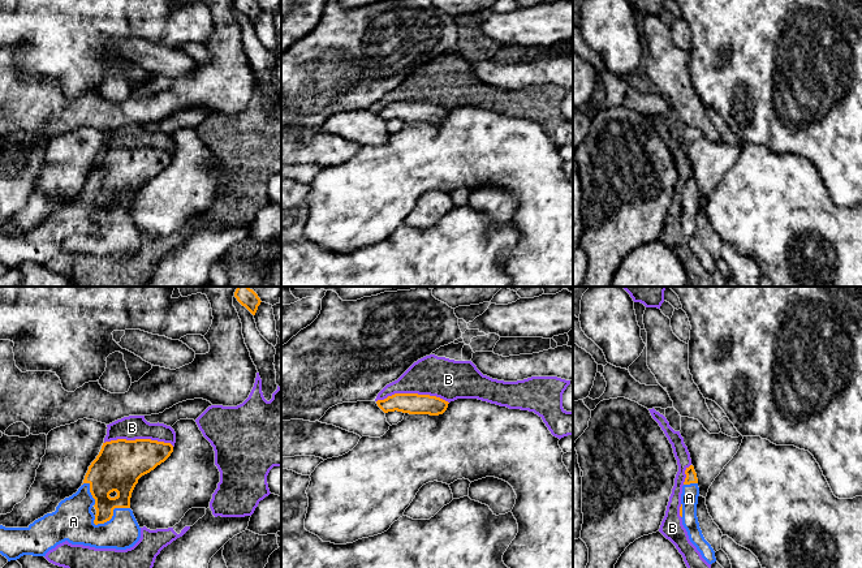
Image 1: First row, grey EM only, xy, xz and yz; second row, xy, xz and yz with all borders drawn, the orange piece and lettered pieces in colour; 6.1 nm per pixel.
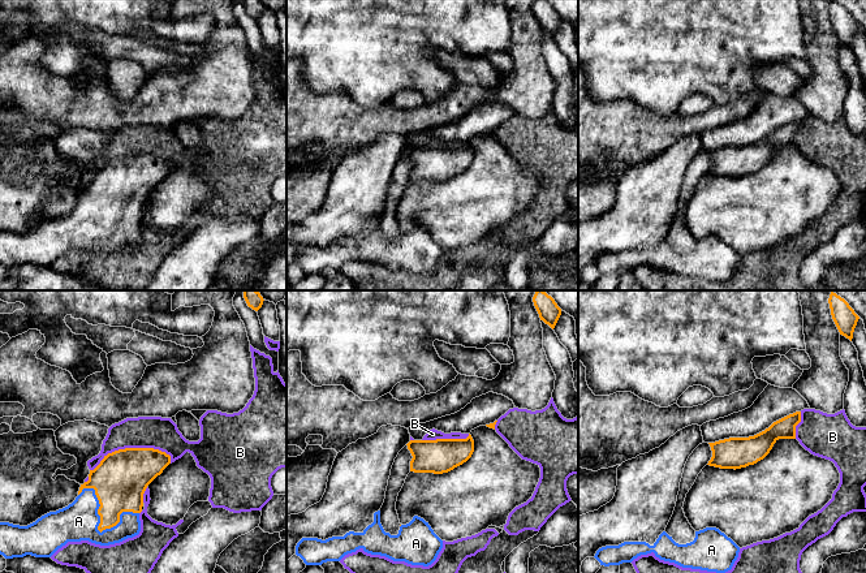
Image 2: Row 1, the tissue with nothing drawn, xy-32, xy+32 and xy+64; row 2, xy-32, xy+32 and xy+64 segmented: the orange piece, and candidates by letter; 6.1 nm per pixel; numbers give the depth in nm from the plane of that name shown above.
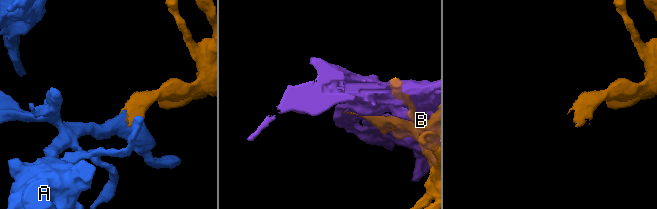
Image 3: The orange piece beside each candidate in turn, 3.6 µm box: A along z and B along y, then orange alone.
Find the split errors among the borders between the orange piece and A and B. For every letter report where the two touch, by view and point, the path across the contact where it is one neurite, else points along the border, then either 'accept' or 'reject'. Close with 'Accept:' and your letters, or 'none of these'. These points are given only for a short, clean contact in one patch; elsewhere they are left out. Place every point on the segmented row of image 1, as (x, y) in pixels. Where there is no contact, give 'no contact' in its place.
A: xy (112, 515) | across xy (108, 474), (104, 504), (112, 515), (104, 524), (73, 521) | accept
B: xz (413, 394) | reject
Accept: A

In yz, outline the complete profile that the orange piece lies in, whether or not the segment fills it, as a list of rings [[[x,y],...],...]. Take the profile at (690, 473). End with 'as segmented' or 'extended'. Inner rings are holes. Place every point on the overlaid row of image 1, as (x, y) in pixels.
[[[690,465],[685,470],[686,478],[682,486],[680,516],[682,525],[688,532],[690,542],[701,552],[702,558],[712,564],[716,561],[715,551],[711,545],[704,539],[699,528],[697,517],[697,504],[699,496],[698,478],[694,466]]]; extended

